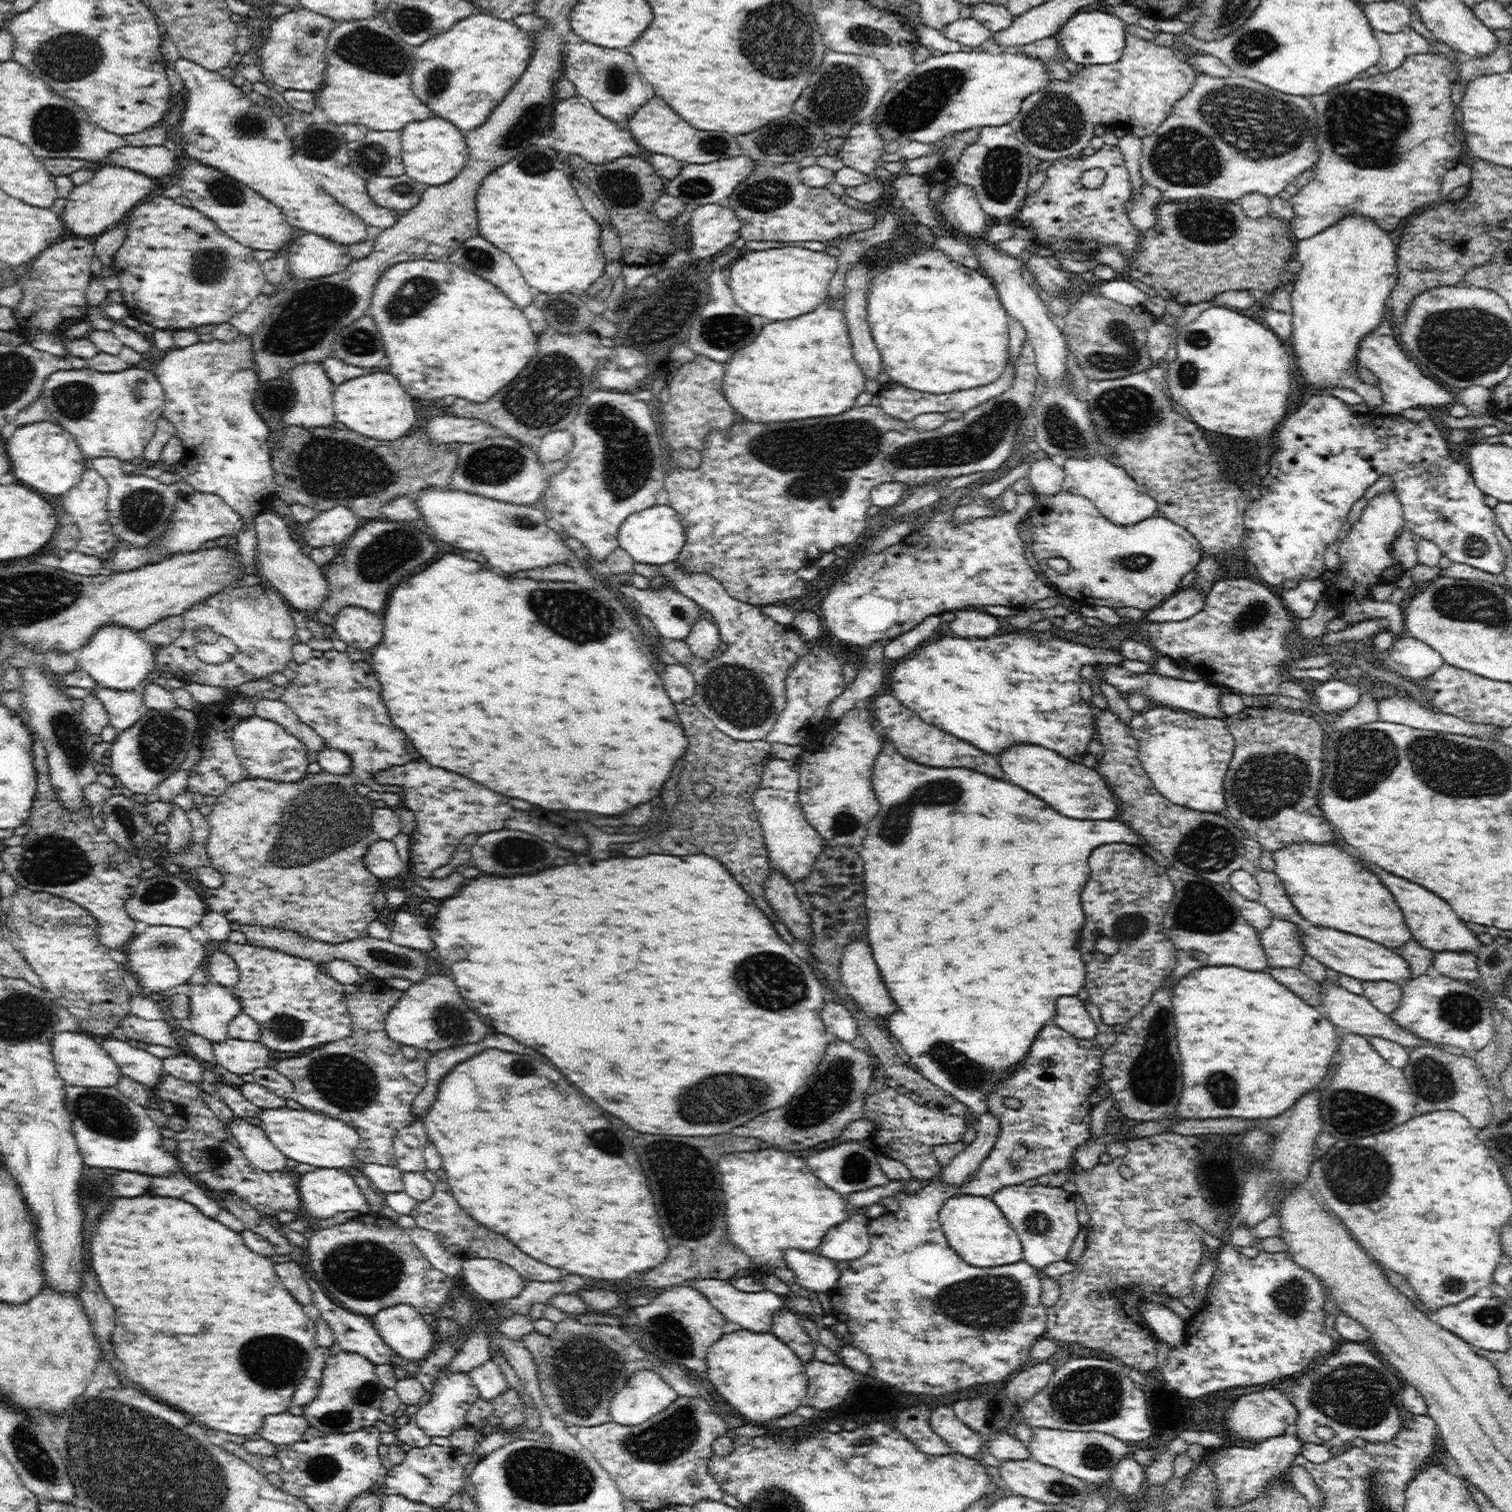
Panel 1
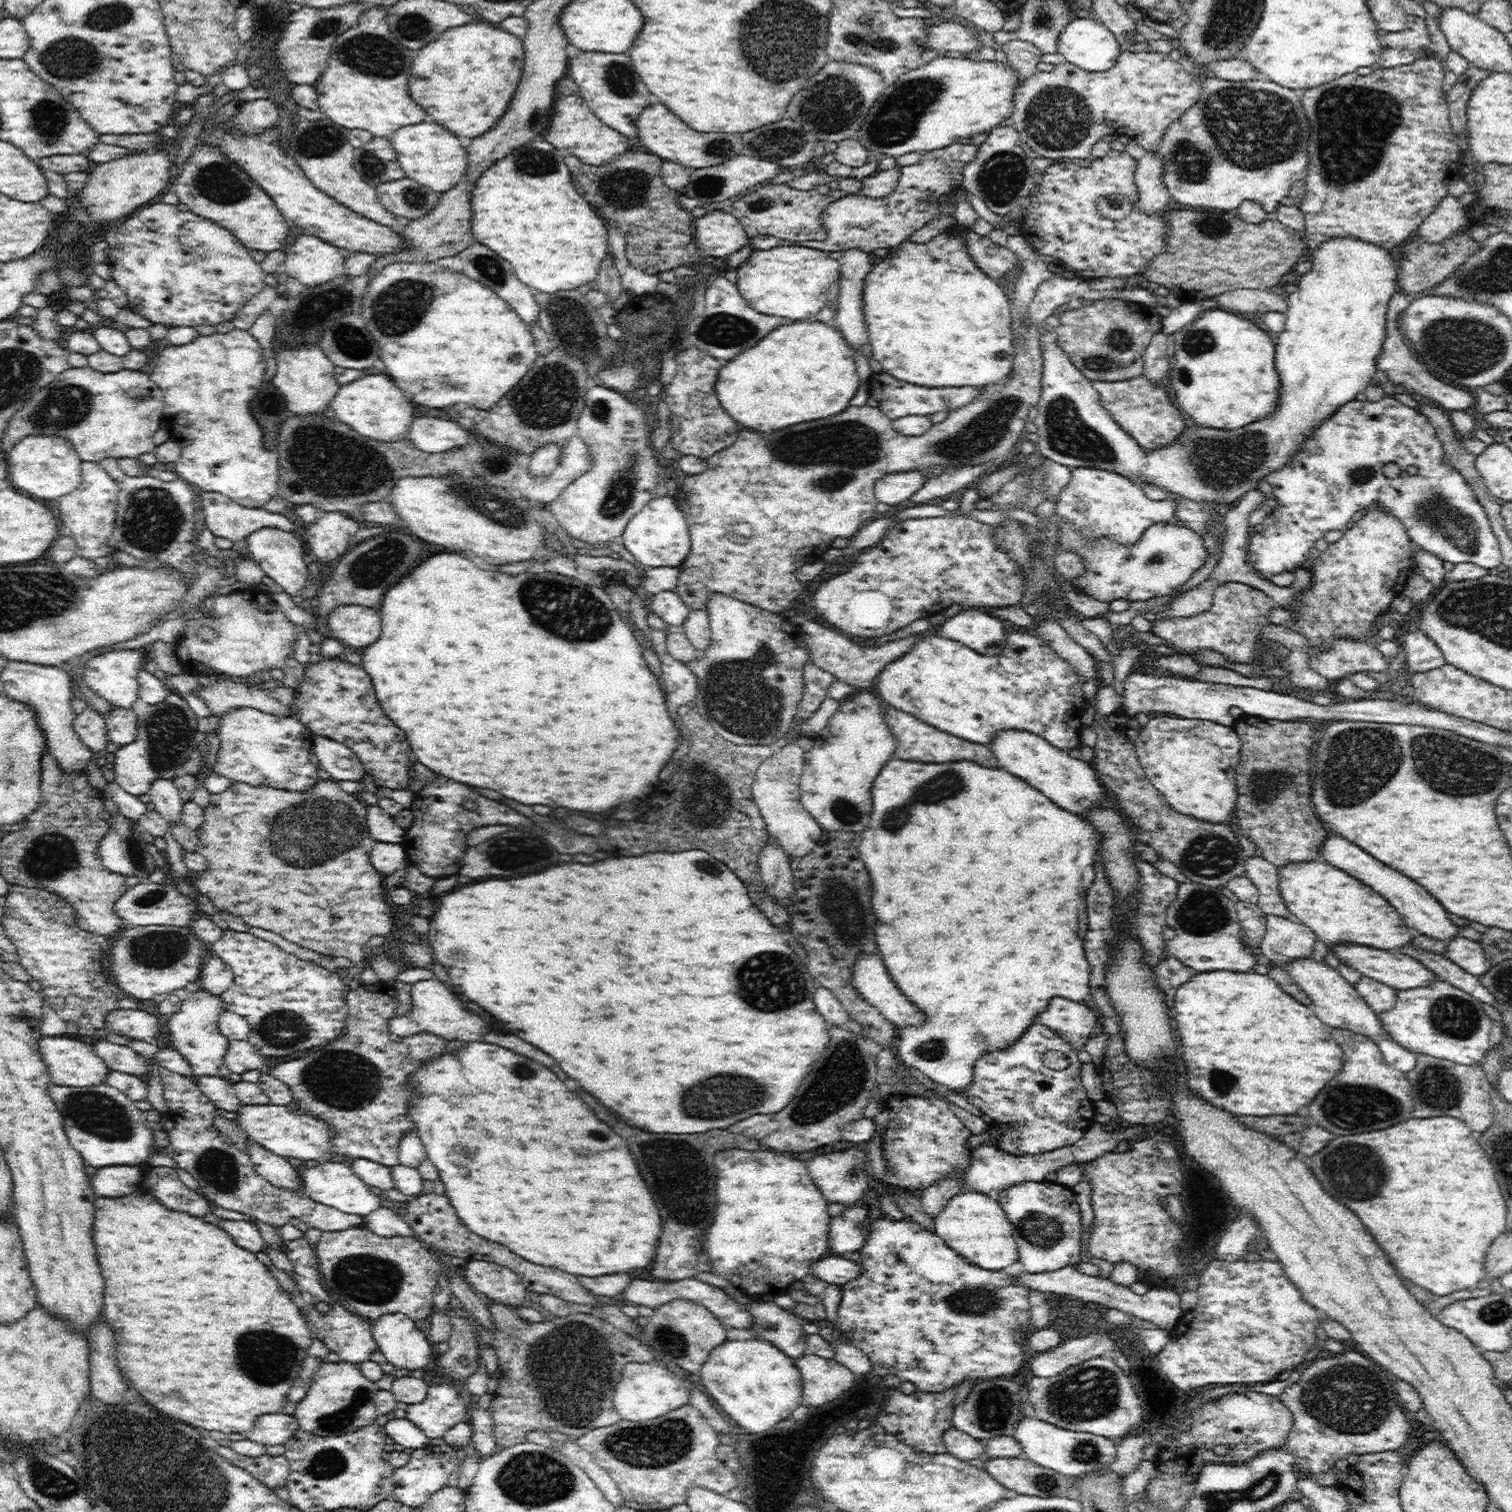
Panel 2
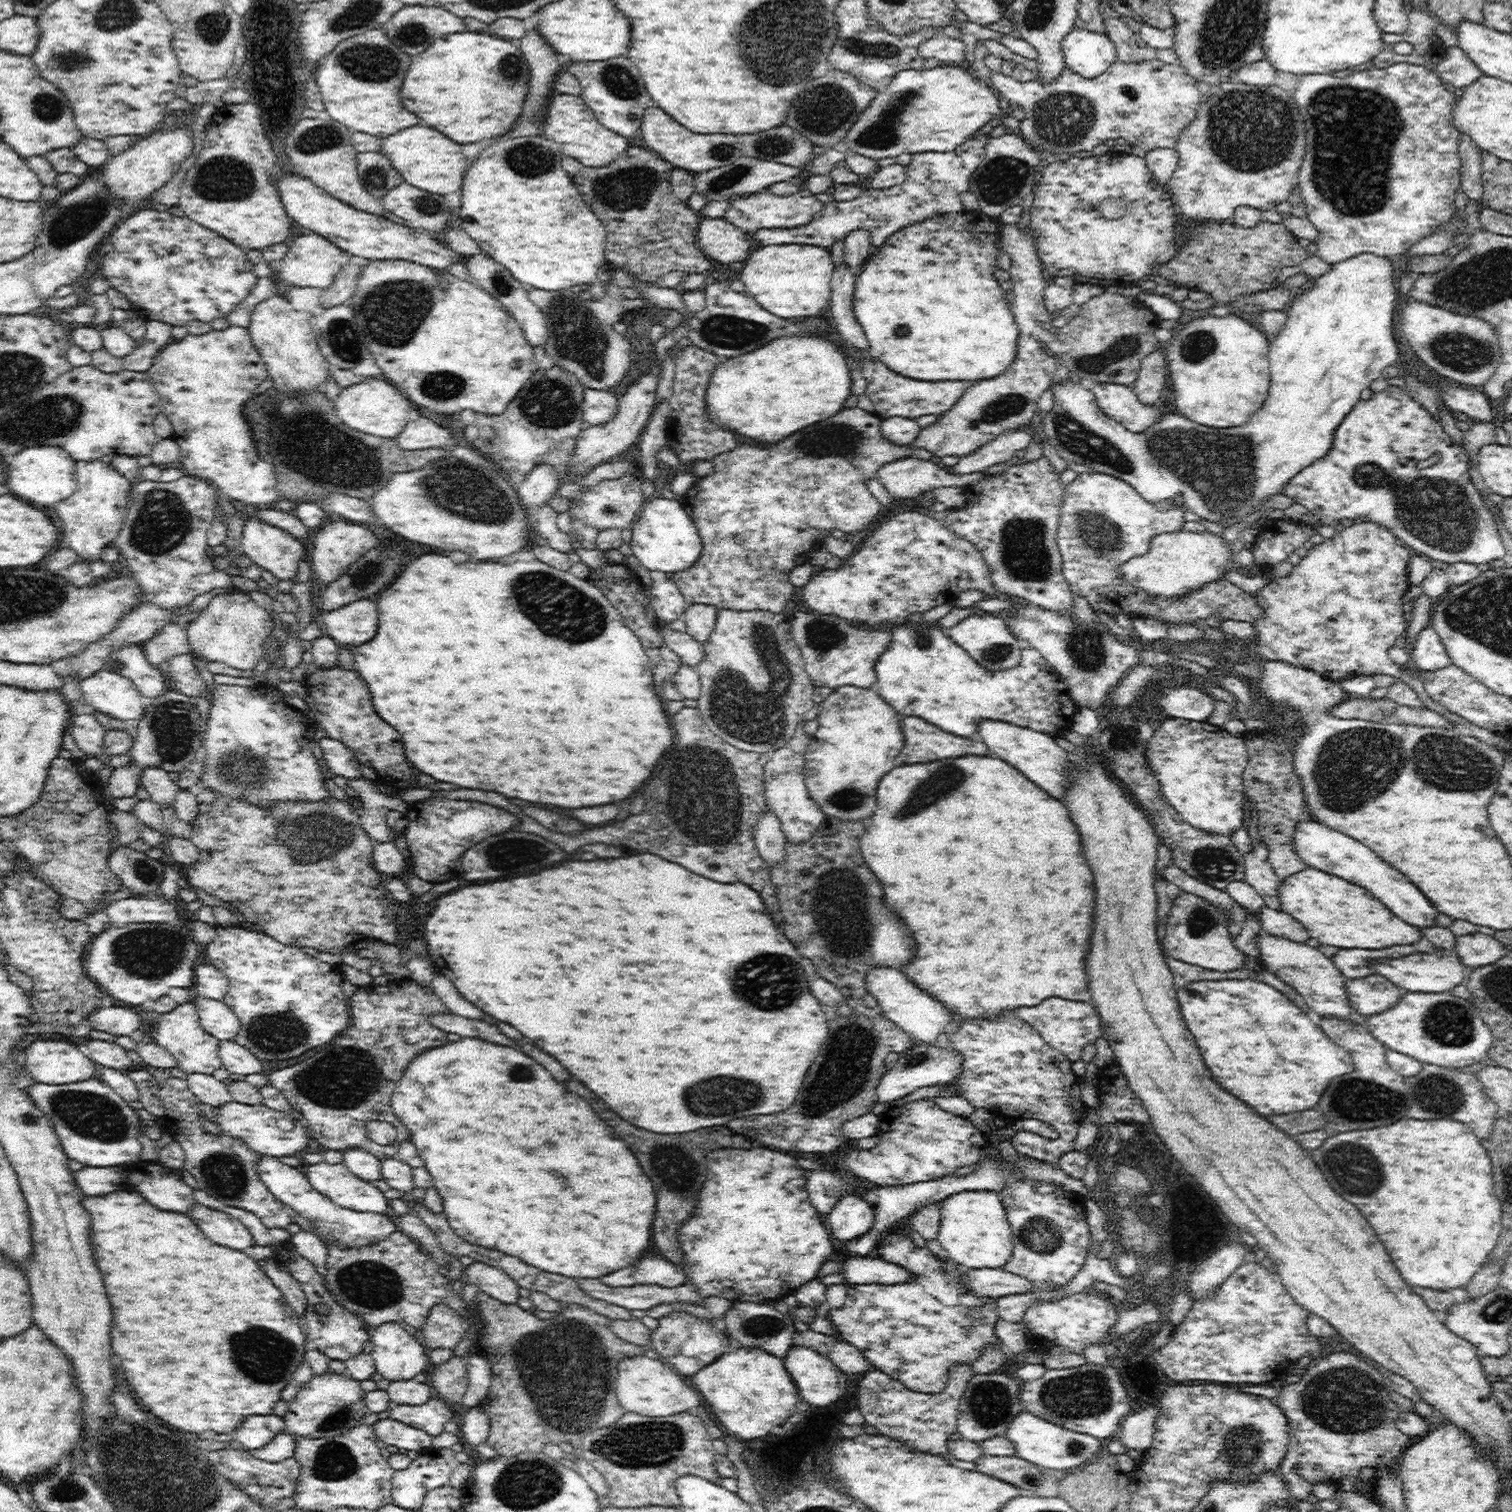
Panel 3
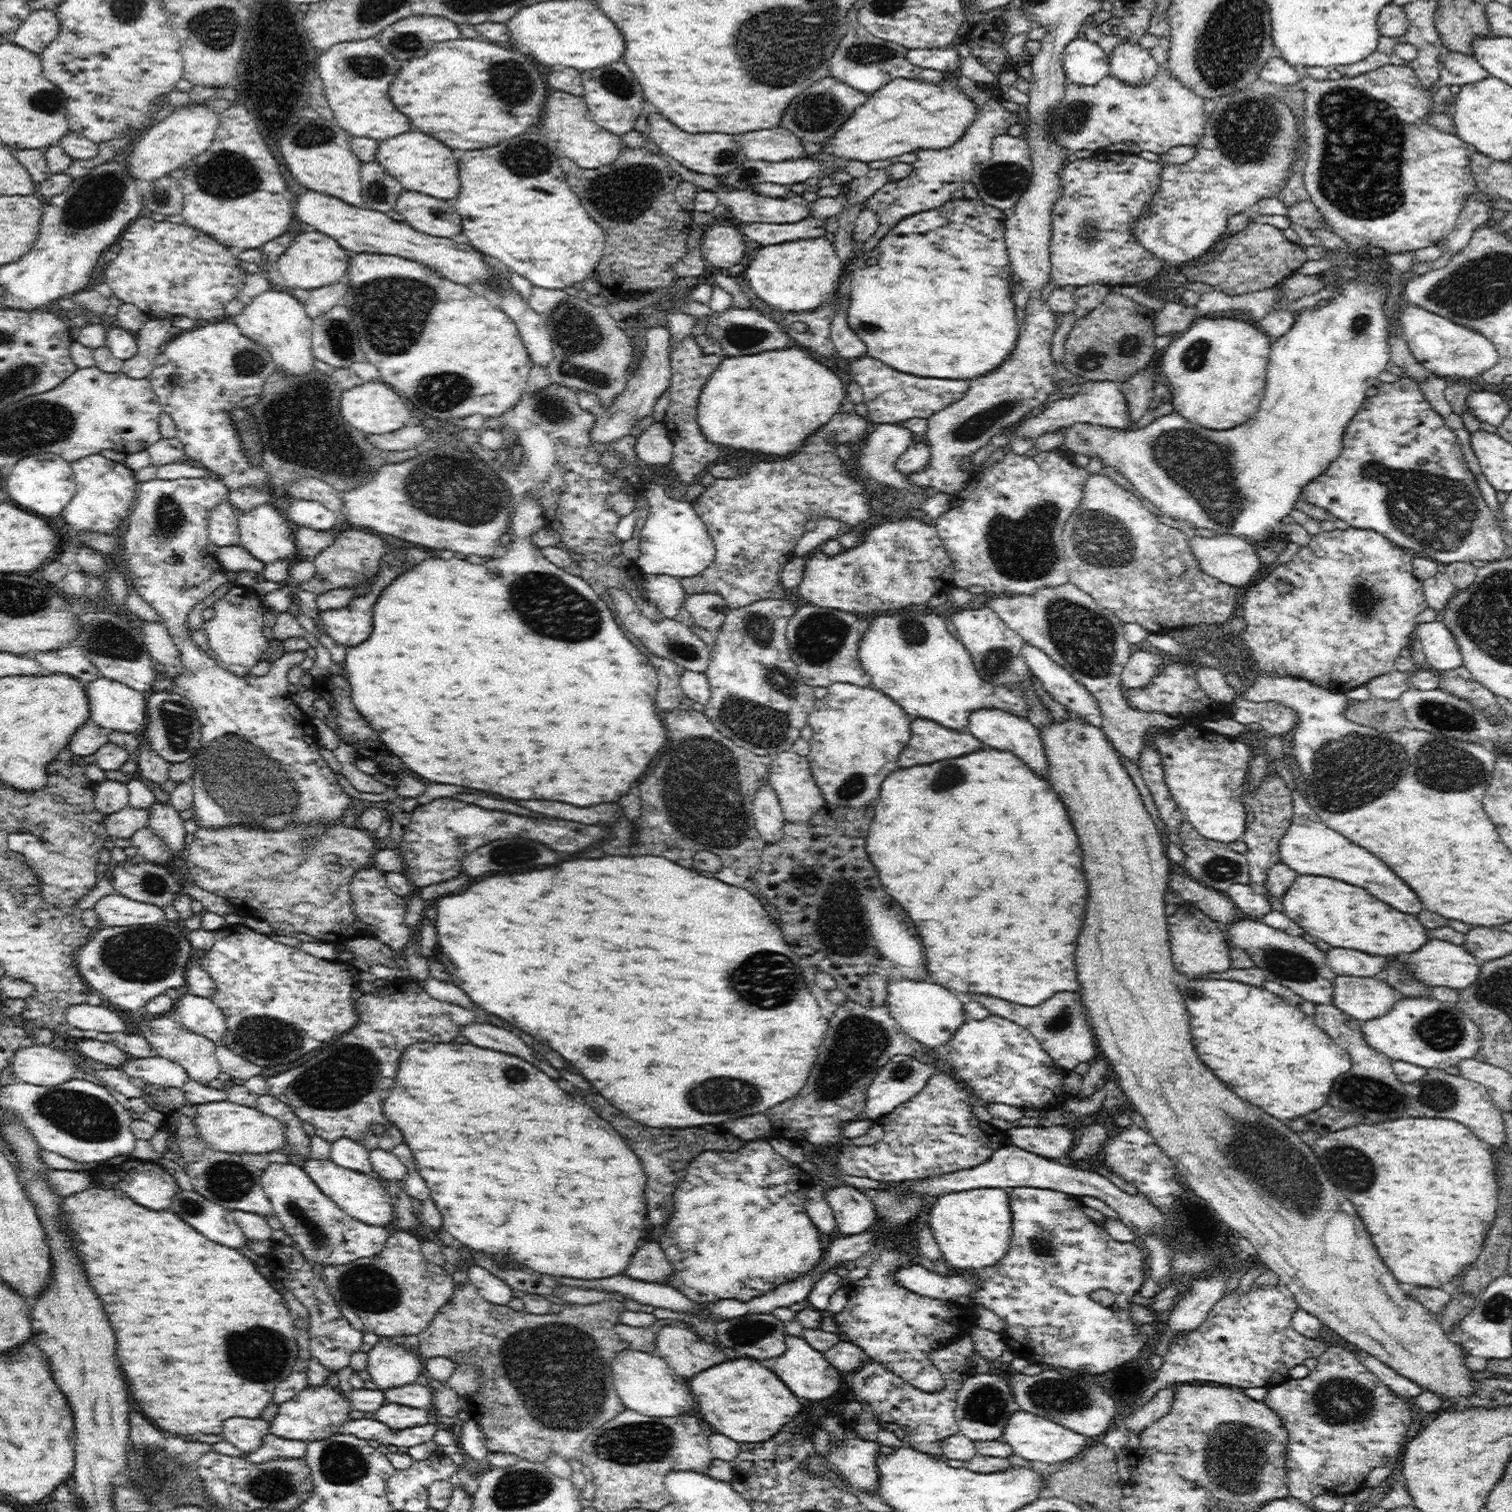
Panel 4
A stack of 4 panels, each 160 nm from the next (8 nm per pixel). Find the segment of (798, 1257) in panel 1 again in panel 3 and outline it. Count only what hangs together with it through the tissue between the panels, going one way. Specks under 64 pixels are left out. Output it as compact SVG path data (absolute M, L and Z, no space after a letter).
M854 1256L844 1262L841 1274L847 1285L900 1284L908 1282L912 1274L902 1266L882 1259Z

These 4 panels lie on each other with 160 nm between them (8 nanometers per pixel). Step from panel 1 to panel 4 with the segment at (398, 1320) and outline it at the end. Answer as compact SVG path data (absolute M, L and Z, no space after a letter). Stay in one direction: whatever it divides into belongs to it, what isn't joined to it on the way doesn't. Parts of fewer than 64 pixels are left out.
M380 1338L367 1354L367 1371L383 1390L415 1383L420 1376L421 1357L414 1349L392 1342L392 1338Z

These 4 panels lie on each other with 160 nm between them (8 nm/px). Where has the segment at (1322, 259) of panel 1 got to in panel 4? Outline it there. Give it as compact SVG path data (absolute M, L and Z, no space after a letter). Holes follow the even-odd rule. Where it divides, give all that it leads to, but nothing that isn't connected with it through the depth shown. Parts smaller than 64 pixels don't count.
M1372 258L1362 259L1354 268L1358 277L1353 280L1334 277L1333 283L1342 285L1339 296L1334 296L1328 306L1319 310L1312 308L1298 312L1292 328L1272 343L1264 402L1260 404L1256 418L1250 422L1232 430L1204 430L1174 410L1136 430L1076 422L1058 430L1064 435L1062 443L1074 453L1100 458L1102 466L1112 466L1134 485L1143 498L1150 500L1177 524L1192 523L1196 527L1214 530L1216 534L1248 536L1256 541L1278 538L1282 534L1280 522L1295 509L1302 488L1340 456L1342 436L1348 422L1364 402L1366 390L1374 387L1391 360L1387 341L1389 322L1384 315L1390 293L1382 280L1384 273L1380 275L1382 261L1375 264ZM1220 456L1232 458L1232 472L1226 470L1228 464Z

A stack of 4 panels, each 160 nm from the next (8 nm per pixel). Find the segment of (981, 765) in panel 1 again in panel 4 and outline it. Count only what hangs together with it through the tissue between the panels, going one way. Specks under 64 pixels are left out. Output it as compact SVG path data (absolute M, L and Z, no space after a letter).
M926 718L912 720L910 744L900 754L902 768L916 764L930 764L942 758L958 758L980 750L984 744L972 734L958 730L948 730L938 722L928 722Z

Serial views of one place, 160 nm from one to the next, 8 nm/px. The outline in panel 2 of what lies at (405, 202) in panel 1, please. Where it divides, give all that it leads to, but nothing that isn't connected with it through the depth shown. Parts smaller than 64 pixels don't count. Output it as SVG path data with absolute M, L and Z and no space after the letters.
M408 177L382 182L375 189L388 212L409 220L426 216L440 200L439 193Z

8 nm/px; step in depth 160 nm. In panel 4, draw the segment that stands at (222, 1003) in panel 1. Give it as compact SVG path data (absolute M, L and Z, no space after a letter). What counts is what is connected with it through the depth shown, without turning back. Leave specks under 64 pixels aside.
M173 1011L150 1020L143 1032L152 1048L156 1050L156 1054L180 1064L186 1069L189 1078L205 1084L213 1078L217 1078L222 1071L220 1063L215 1056L216 1042L201 1034L190 1032L190 1030L181 1026L180 1021L177 1020L176 1013Z

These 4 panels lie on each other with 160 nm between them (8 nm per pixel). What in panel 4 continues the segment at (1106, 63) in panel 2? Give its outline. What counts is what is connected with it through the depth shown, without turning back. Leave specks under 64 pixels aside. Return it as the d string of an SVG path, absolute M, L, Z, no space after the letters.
M1076 38L1066 45L1062 64L1065 75L1074 84L1094 86L1109 74L1109 60L1100 45Z

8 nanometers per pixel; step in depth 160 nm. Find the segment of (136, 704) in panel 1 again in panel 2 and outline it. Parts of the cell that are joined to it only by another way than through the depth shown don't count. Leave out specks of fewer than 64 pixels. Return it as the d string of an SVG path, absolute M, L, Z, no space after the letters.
M112 705L112 710L103 718L108 728L110 743L124 747L134 742L140 720L132 708L120 708Z

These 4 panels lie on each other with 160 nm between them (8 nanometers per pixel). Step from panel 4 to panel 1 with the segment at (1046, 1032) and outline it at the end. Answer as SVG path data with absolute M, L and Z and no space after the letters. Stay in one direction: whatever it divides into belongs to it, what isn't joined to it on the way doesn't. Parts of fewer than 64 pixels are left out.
M1076 996L1058 998L1052 1022L1078 1039L1094 1038L1098 1033L1096 1023L1086 1011L1084 1003Z

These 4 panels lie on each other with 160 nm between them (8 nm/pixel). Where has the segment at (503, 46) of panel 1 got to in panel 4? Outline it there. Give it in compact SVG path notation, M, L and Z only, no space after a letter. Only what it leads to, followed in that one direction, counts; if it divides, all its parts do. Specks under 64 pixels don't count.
M482 38L456 39L436 42L422 58L412 58L396 76L390 86L392 102L400 112L404 112L410 122L450 146L460 150L478 150L496 146L504 138L514 138L524 134L528 128L538 124L546 102L546 88L538 76L538 70L528 64L528 60L514 50L506 50L496 43Z

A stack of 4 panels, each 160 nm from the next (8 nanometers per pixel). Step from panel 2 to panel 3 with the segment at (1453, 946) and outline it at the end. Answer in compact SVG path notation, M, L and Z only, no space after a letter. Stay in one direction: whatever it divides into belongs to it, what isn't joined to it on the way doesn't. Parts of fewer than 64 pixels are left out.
M1480 932L1456 937L1454 952L1468 970L1496 962L1507 953L1500 941Z

